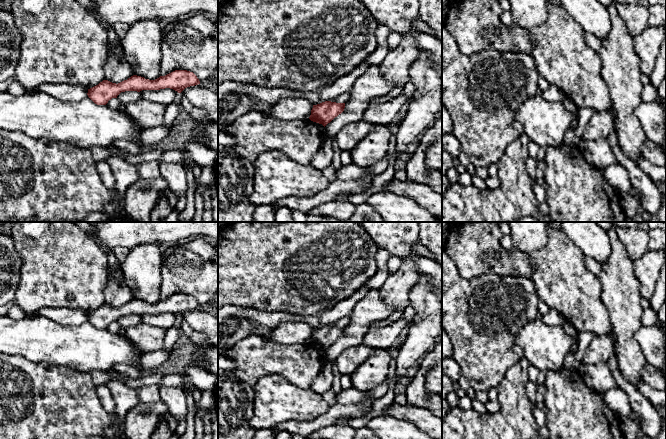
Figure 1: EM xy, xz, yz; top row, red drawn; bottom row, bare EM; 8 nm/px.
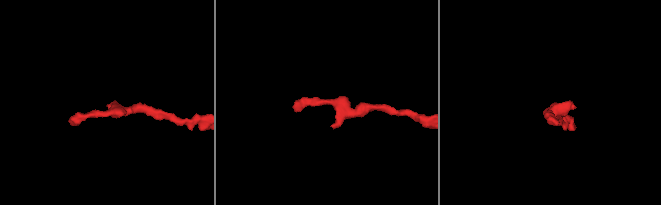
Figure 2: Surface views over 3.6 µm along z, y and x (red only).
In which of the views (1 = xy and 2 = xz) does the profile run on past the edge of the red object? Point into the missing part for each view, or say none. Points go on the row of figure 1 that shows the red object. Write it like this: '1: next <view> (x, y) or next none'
1: next none
2: next none

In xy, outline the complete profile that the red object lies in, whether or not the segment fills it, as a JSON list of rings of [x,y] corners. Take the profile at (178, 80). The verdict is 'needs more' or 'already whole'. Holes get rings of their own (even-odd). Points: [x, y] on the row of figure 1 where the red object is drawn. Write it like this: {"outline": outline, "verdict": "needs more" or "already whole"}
{"outline": [[[175,70],[155,80],[133,75],[118,84],[103,80],[98,85],[88,89],[88,97],[97,105],[106,105],[112,98],[117,98],[121,92],[142,90],[160,90],[170,88],[181,93],[185,88],[200,84],[197,76],[187,70]]], "verdict": "already whole"}

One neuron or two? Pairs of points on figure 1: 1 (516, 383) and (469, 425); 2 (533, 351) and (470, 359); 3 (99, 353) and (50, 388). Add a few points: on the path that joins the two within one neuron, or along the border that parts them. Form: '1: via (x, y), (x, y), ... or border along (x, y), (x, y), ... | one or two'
1: via (513, 399), (513, 404), (492, 425), (485, 425) | one
2: border along (522, 328), (516, 343), (523, 356) | two
3: border along (53, 364), (89, 373) | two

